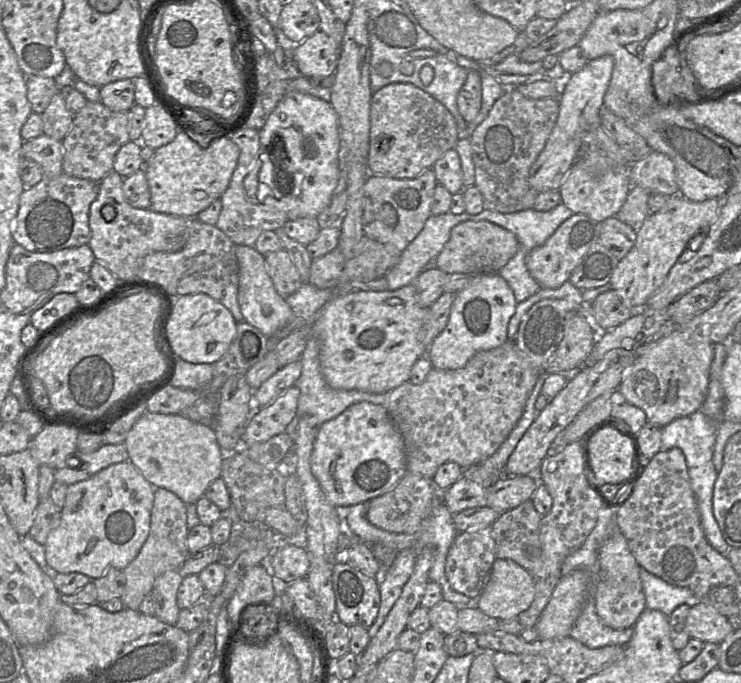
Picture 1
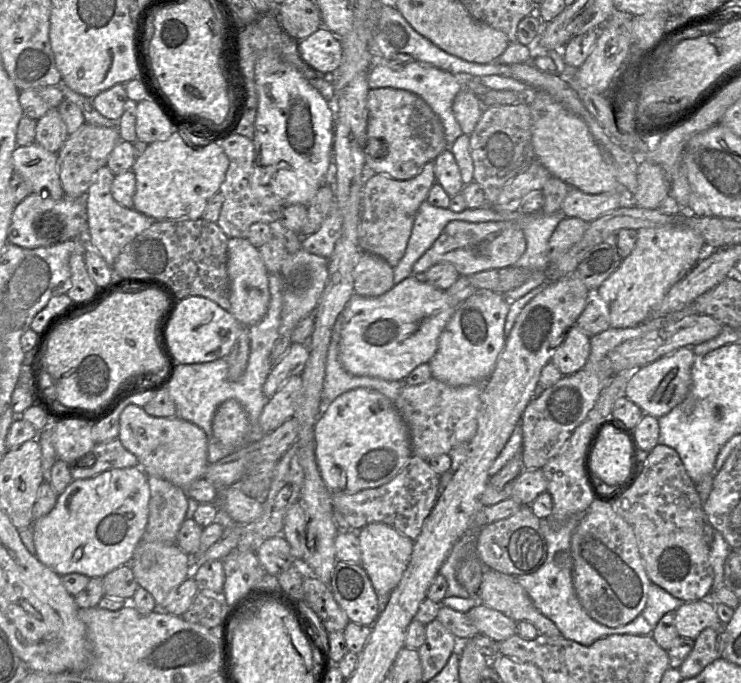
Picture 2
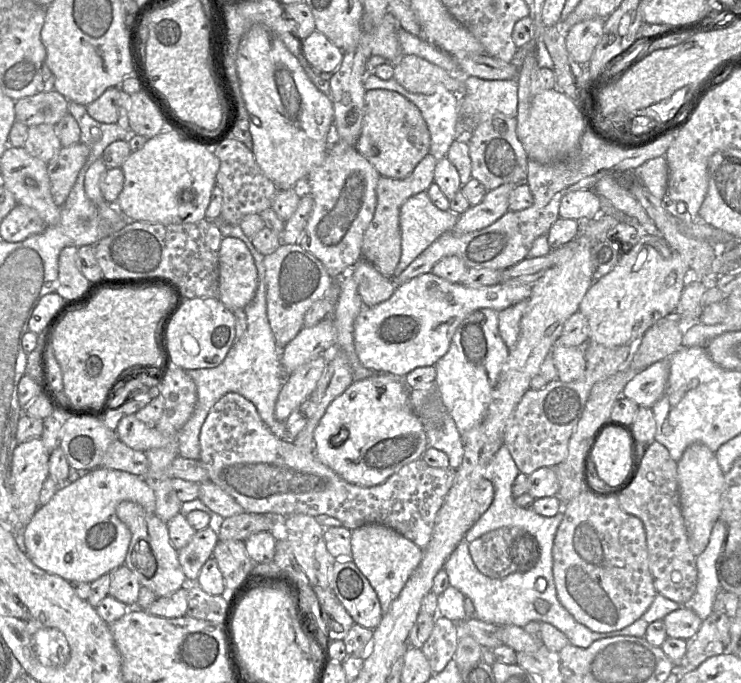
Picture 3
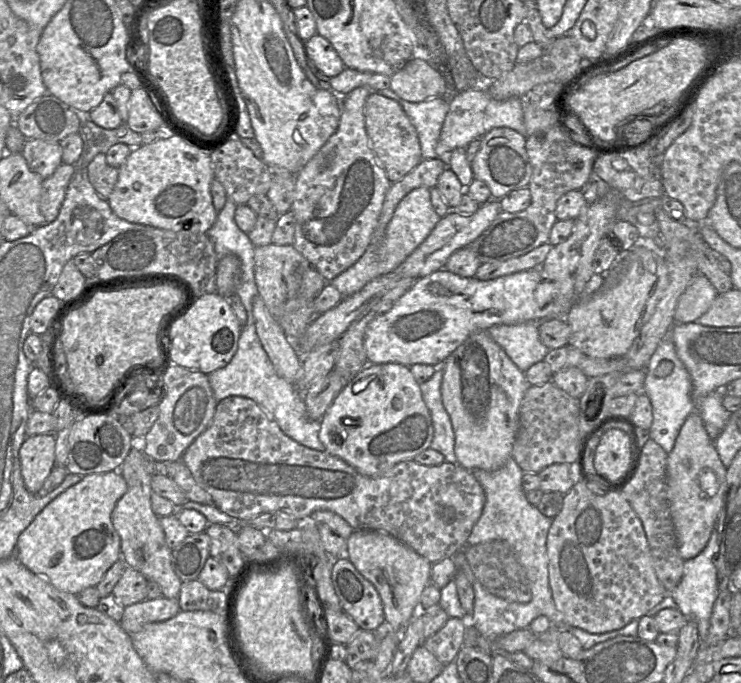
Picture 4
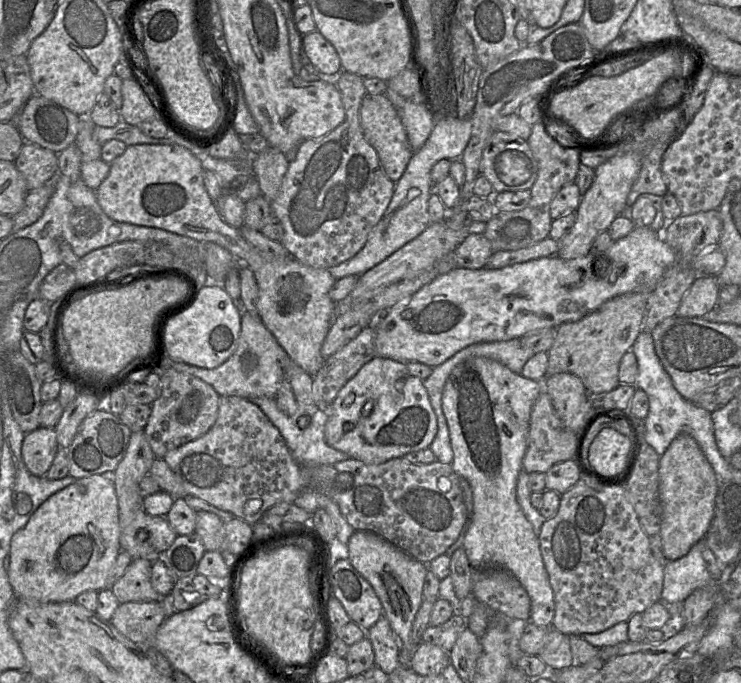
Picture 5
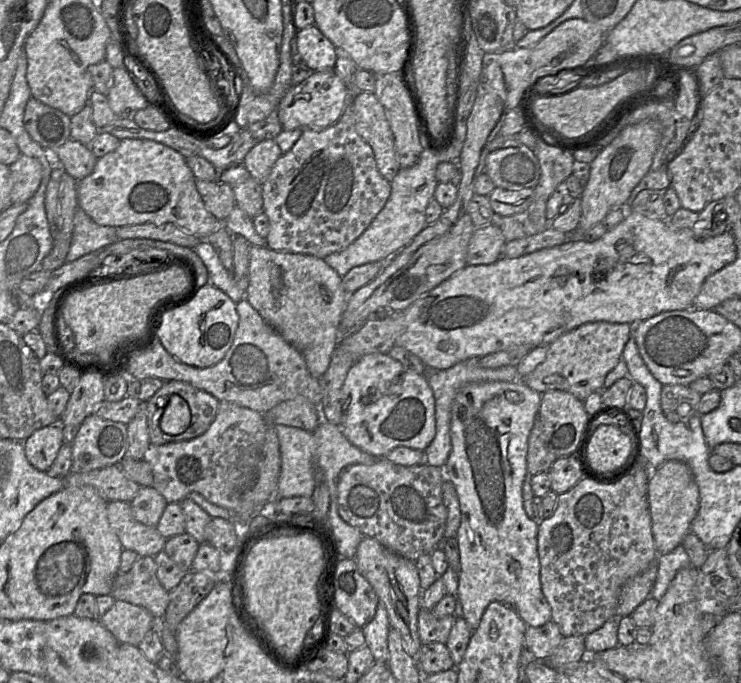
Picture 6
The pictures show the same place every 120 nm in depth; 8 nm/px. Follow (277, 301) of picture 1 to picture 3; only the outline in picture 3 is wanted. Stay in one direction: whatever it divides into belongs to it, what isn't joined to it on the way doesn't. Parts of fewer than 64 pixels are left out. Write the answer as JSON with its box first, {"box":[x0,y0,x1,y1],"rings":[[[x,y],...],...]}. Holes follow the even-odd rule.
{"box":[219,237,258,310],"rings":[[[235,237],[222,239],[219,249],[219,300],[230,310],[244,309],[258,287],[258,272],[247,245]]]}

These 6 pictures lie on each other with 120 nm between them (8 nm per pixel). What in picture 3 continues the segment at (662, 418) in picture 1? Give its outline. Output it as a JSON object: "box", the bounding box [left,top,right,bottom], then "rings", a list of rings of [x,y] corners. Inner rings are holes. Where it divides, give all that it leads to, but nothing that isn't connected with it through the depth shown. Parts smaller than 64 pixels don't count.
{"box":[622,359,669,408],"rings":[[[667,359],[653,363],[638,372],[623,388],[622,396],[633,400],[639,407],[652,408],[663,396],[669,377]]]}

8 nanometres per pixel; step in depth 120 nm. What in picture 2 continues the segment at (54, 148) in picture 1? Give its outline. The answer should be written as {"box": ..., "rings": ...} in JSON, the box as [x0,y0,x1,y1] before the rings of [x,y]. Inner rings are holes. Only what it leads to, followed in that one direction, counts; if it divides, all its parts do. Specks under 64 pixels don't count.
{"box":[12,142,64,200],"rings":[[[33,142],[26,146],[17,146],[12,153],[14,173],[21,175],[31,186],[33,193],[48,196],[54,200],[64,197],[57,168],[57,153],[50,152]]]}

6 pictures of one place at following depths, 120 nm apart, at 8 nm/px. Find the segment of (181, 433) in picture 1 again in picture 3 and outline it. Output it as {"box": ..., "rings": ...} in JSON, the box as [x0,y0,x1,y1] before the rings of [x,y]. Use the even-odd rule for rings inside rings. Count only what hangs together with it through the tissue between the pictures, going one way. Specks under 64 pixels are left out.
{"box":[115,416,176,452],"rings":[[[124,416],[115,429],[117,438],[128,447],[145,452],[151,448],[161,448],[174,440],[176,435],[163,435],[155,427],[148,427],[135,417]]]}

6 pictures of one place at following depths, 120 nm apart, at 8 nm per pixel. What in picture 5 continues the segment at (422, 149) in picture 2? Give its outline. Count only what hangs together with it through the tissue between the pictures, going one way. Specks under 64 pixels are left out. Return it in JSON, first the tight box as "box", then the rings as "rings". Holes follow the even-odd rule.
{"box":[360,94,413,183],"rings":[[[385,94],[364,96],[360,107],[360,125],[363,135],[378,154],[385,174],[396,183],[403,175],[413,154],[401,117]]]}

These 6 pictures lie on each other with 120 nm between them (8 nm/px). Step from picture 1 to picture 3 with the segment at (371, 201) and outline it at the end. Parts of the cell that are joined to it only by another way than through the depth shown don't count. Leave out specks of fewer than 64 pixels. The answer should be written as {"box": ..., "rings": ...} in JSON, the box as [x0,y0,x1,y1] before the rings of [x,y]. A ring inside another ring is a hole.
{"box":[362,154,439,277],"rings":[[[427,154],[415,167],[412,173],[404,179],[393,179],[380,176],[376,187],[376,208],[374,216],[368,225],[362,242],[362,257],[369,261],[385,277],[393,277],[393,273],[401,258],[401,231],[399,225],[400,208],[413,195],[427,191],[434,182],[434,170],[439,159]]]}

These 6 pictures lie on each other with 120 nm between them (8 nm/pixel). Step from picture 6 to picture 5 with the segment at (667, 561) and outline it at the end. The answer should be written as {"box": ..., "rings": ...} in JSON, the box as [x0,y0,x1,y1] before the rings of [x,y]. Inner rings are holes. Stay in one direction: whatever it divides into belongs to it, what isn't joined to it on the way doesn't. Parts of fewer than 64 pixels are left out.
{"box":[662,537,717,603],"rings":[[[705,537],[697,542],[682,558],[669,561],[664,566],[662,603],[683,603],[697,588],[717,582],[708,572],[702,551]]]}

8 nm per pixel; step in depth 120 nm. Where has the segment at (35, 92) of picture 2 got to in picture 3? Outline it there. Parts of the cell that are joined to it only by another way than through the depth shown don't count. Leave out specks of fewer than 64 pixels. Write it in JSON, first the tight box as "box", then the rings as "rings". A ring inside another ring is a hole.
{"box":[15,90,68,127],"rings":[[[56,90],[15,101],[15,118],[27,127],[40,124],[55,126],[68,112],[68,100]]]}

